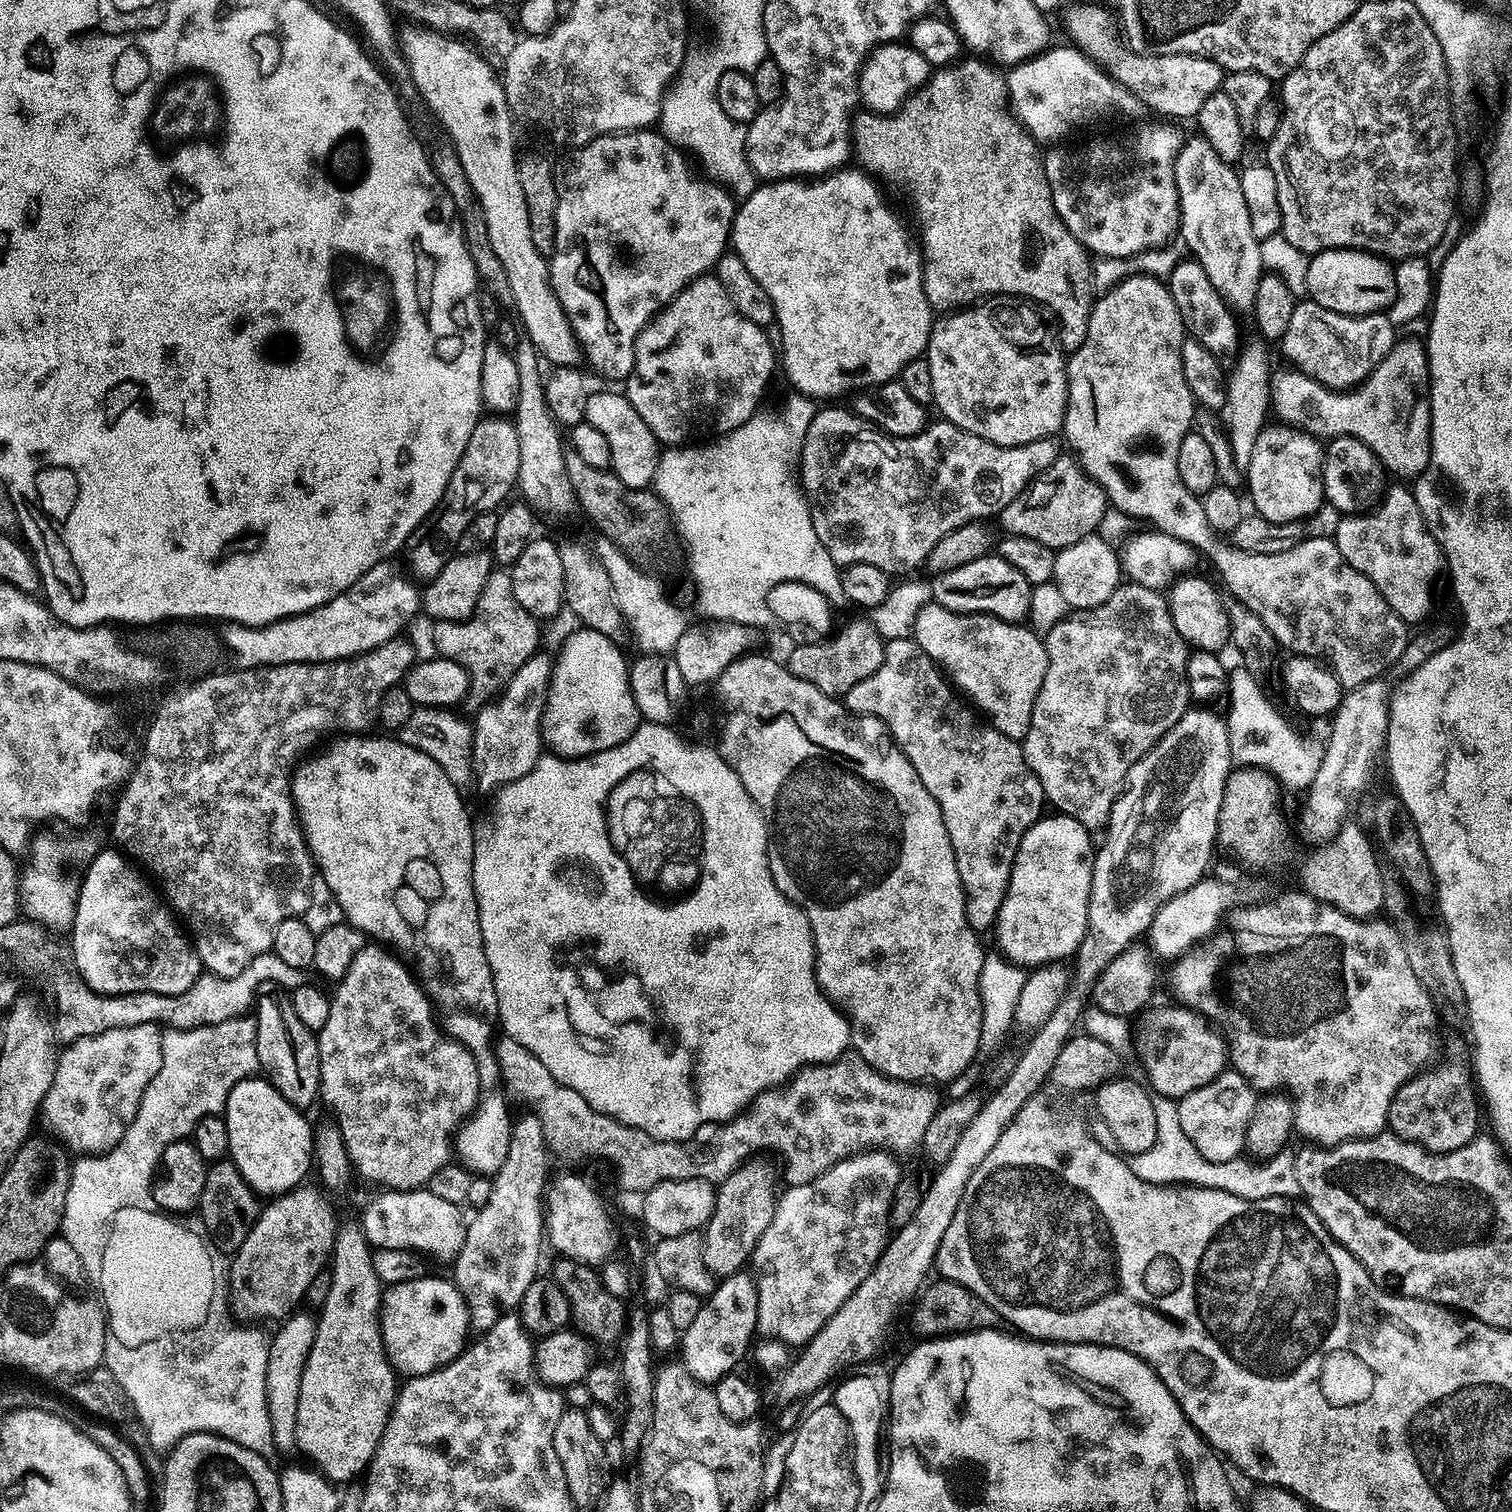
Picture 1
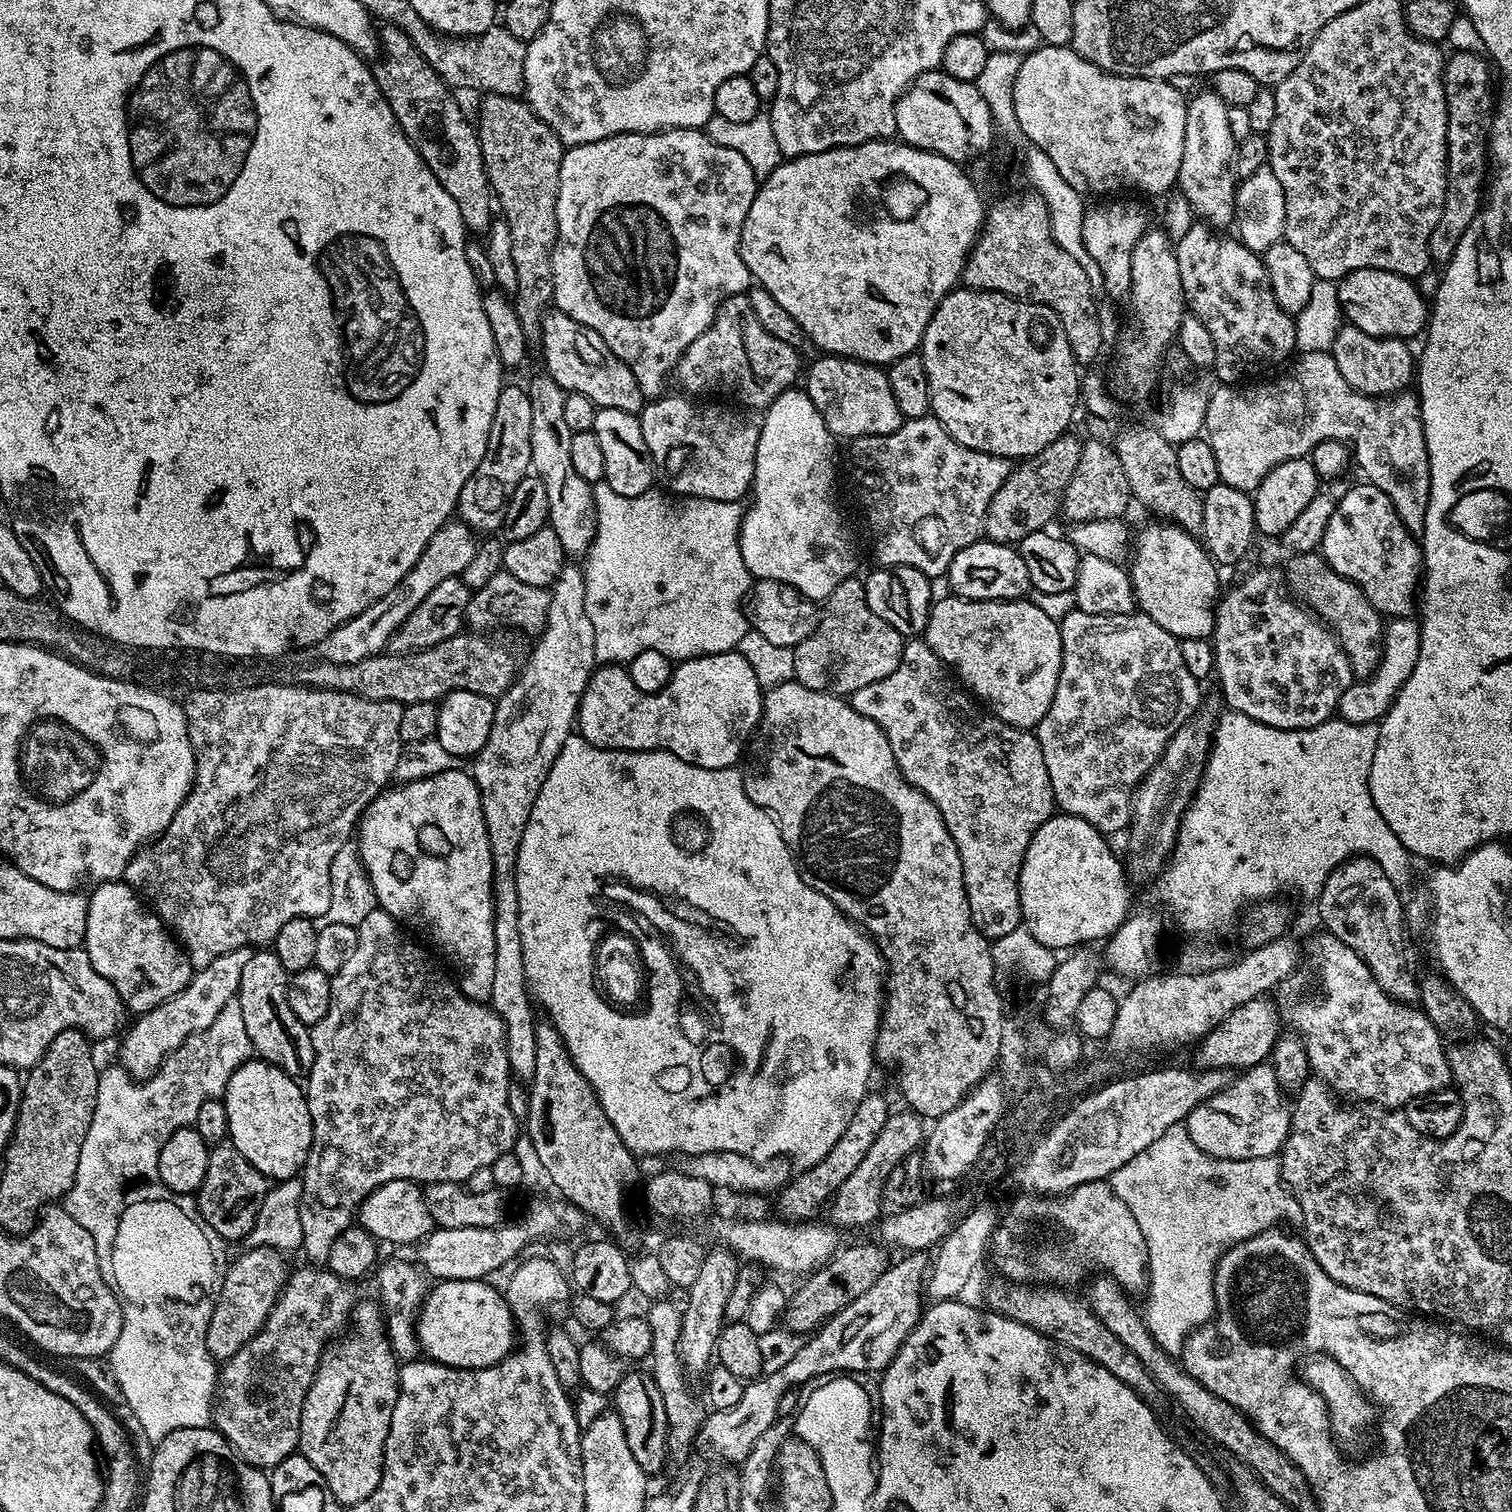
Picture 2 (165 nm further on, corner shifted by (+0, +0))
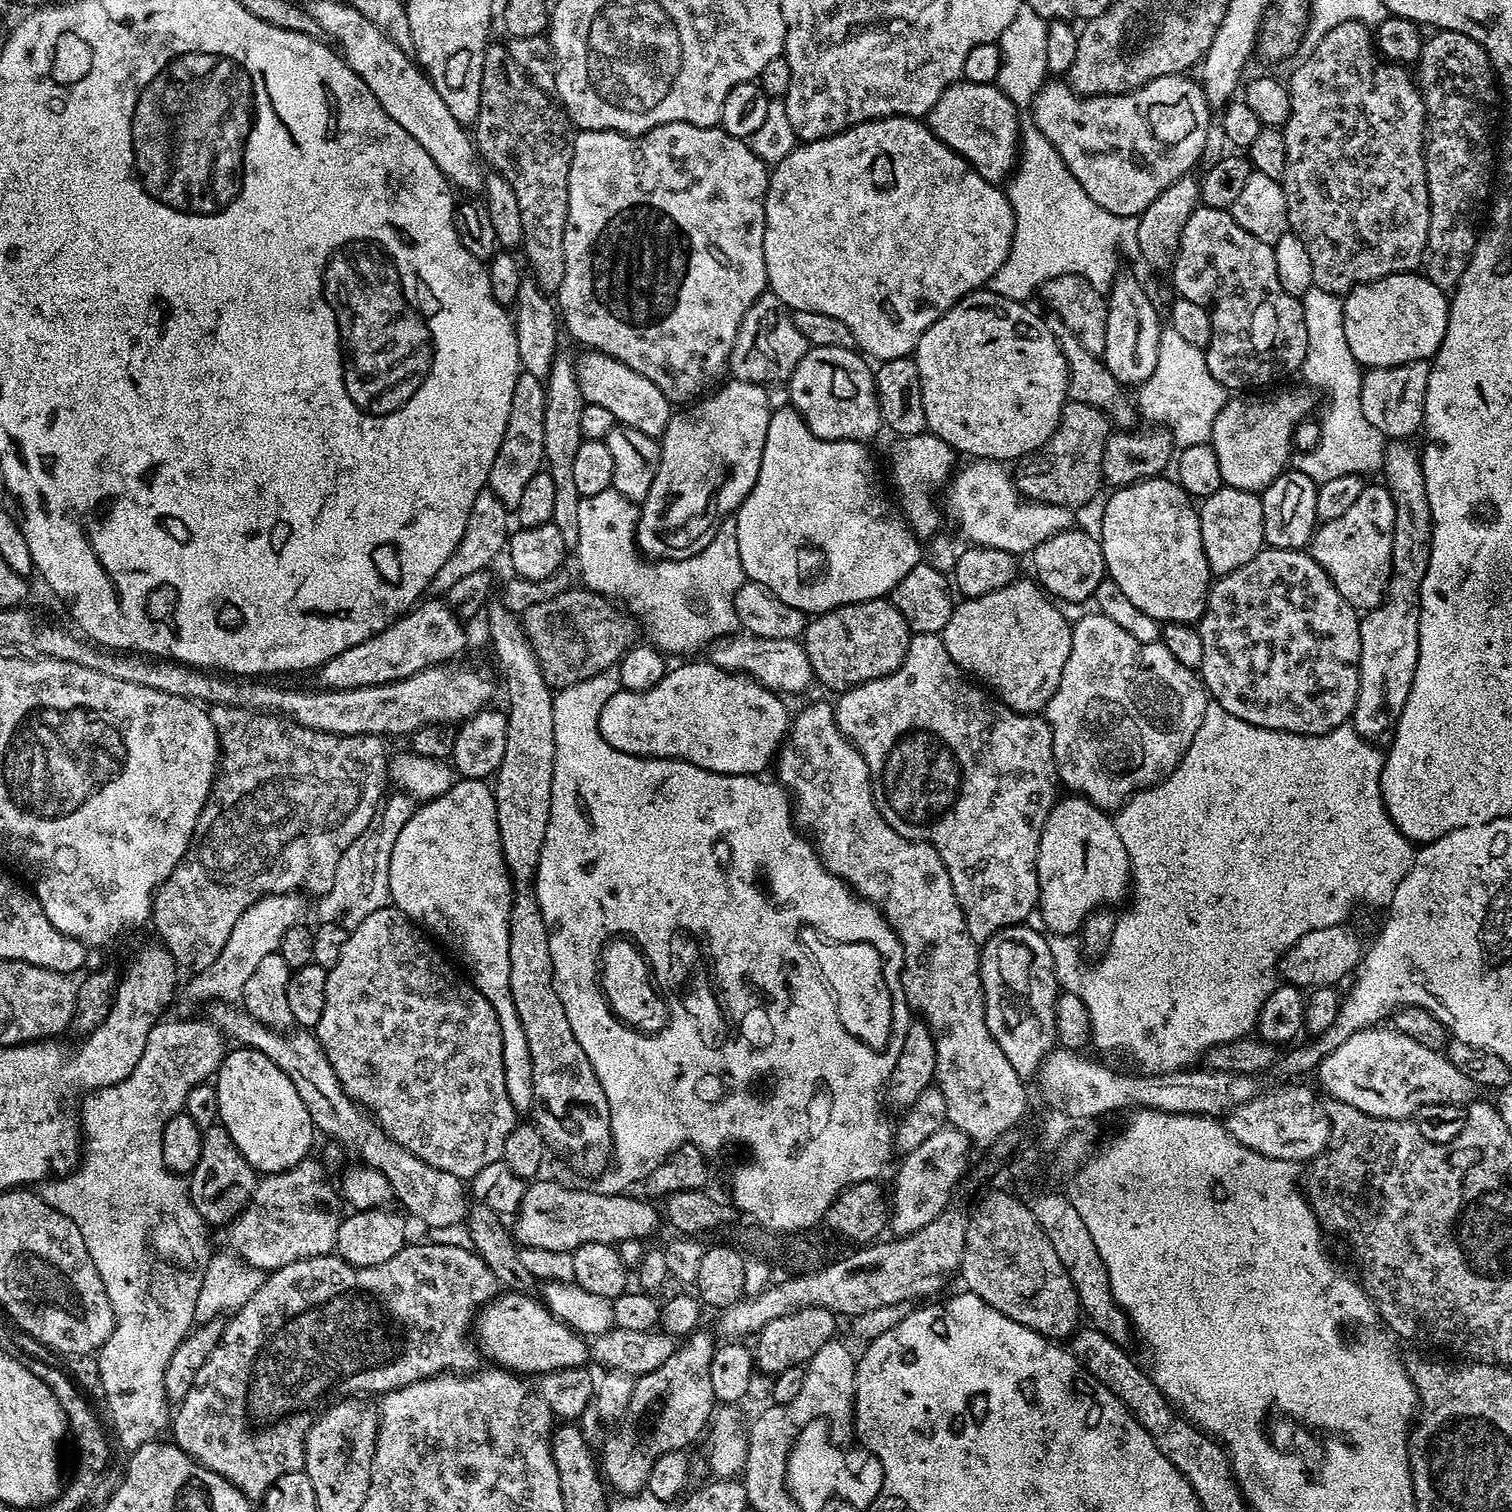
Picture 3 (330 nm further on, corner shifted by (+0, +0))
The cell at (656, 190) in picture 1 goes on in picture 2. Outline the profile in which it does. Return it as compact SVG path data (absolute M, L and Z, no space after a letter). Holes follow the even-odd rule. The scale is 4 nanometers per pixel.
M666 128L663 132L623 132L598 142L577 144L569 147L562 158L562 170L558 182L558 234L552 255L552 273L554 290L552 298L555 307L570 314L574 322L582 322L594 330L606 342L634 374L638 386L645 397L656 398L665 391L664 383L670 380L670 373L675 369L680 356L714 322L720 302L726 296L739 296L749 287L750 277L746 262L742 262L740 253L740 235L746 214L756 197L758 177L750 170L750 162L730 150L730 146L718 146L708 137L707 131L698 128Z

